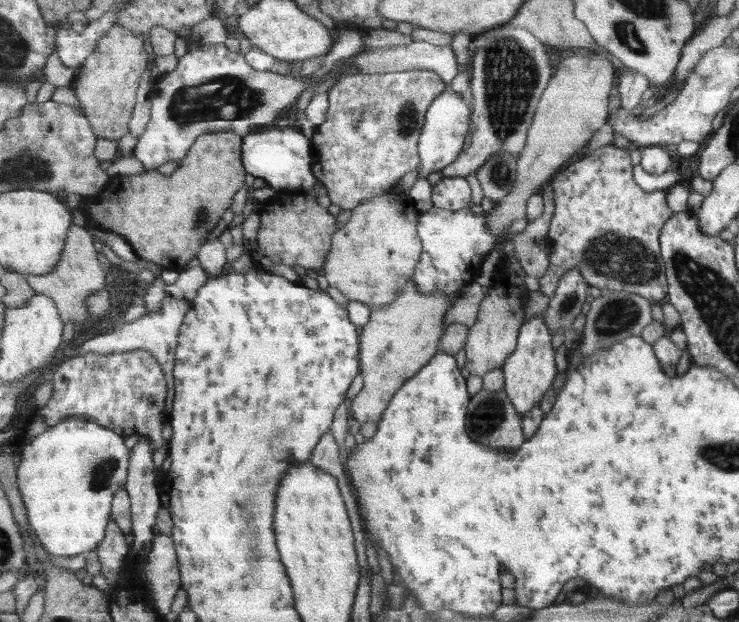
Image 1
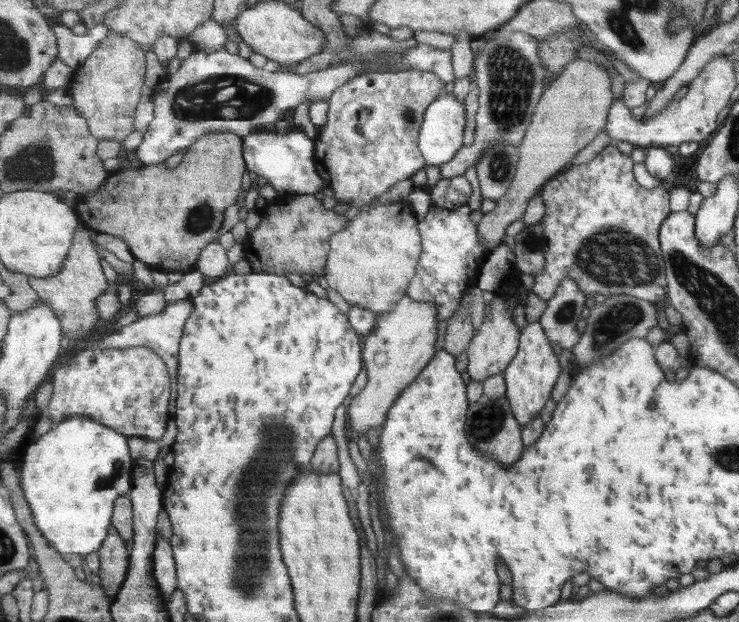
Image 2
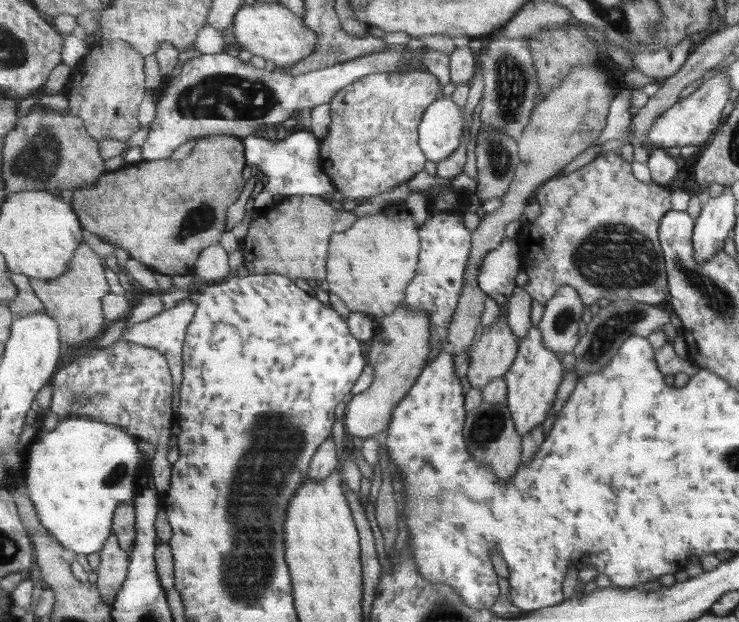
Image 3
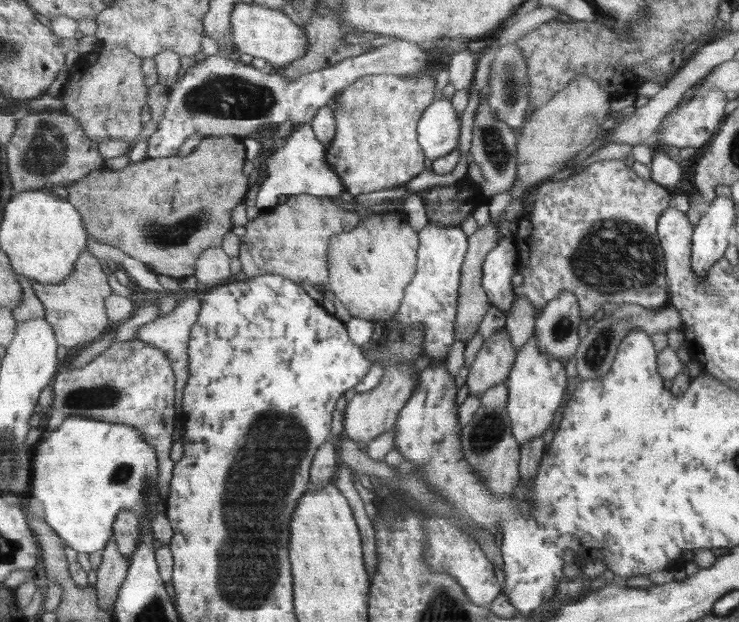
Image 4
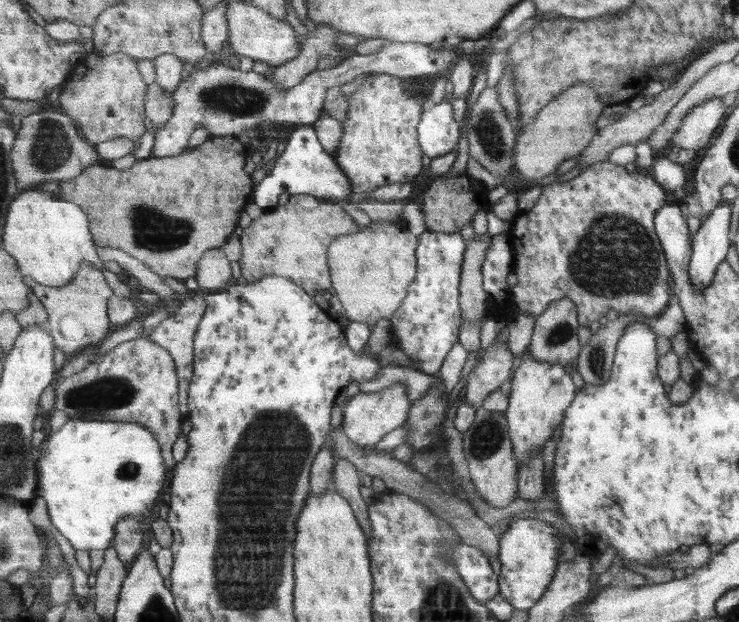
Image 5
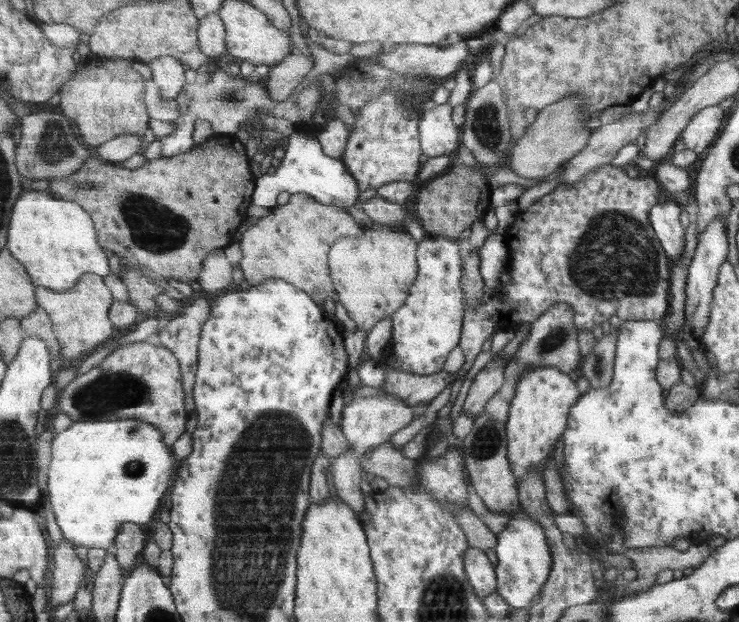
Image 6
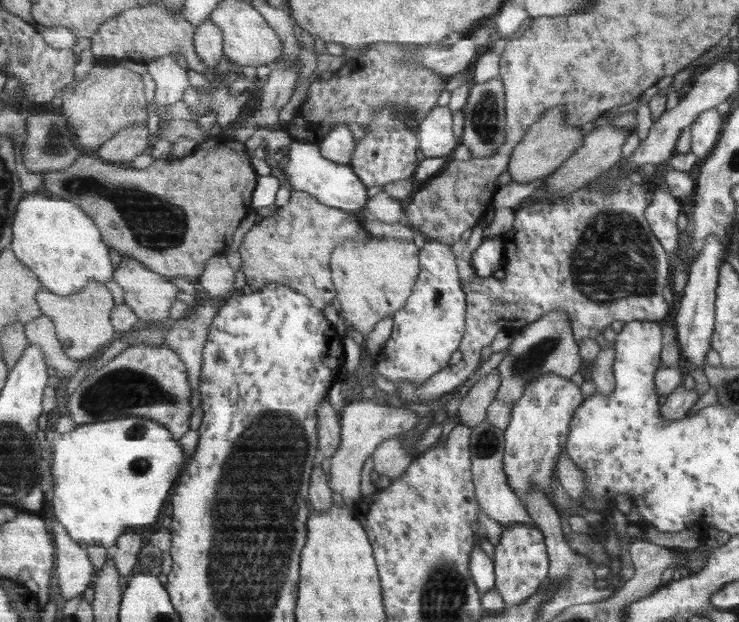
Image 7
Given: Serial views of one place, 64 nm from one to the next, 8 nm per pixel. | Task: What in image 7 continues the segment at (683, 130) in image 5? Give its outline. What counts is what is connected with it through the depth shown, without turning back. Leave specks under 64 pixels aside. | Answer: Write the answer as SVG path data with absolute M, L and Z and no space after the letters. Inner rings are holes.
M715 108L700 112L690 125L690 151L697 159L705 158L718 139L723 119Z

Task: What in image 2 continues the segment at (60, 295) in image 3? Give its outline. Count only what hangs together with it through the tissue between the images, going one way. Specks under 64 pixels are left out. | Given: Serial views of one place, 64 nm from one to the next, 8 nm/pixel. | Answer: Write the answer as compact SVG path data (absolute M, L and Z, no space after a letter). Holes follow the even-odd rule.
M81 228L73 237L72 250L59 274L47 278L30 276L31 286L42 300L47 300L47 303L55 309L57 317L61 319L64 336L68 336L69 339L82 340L93 332L100 318L96 300L110 290L107 276L103 274L101 268L101 256L97 254L95 245L87 232Z

